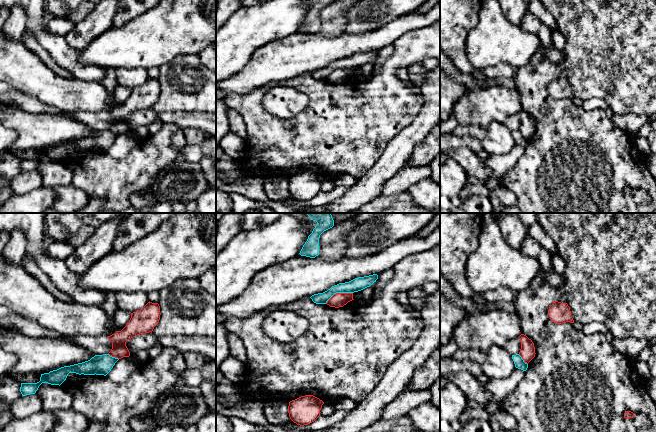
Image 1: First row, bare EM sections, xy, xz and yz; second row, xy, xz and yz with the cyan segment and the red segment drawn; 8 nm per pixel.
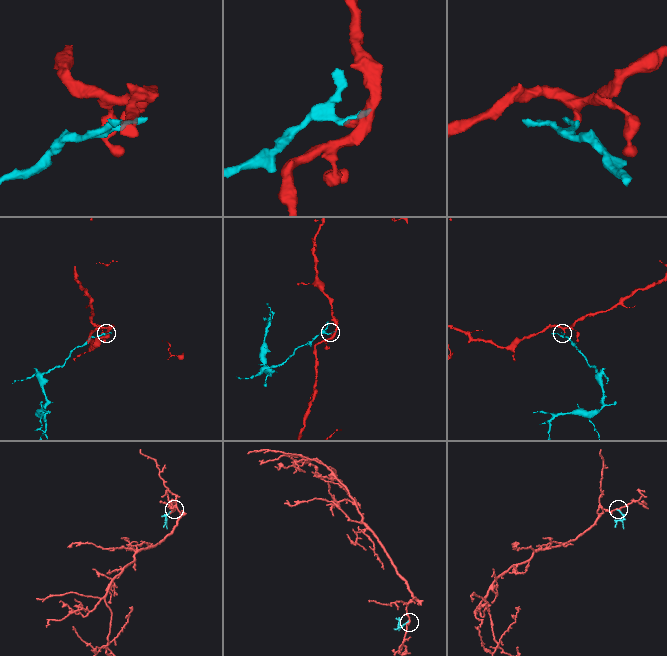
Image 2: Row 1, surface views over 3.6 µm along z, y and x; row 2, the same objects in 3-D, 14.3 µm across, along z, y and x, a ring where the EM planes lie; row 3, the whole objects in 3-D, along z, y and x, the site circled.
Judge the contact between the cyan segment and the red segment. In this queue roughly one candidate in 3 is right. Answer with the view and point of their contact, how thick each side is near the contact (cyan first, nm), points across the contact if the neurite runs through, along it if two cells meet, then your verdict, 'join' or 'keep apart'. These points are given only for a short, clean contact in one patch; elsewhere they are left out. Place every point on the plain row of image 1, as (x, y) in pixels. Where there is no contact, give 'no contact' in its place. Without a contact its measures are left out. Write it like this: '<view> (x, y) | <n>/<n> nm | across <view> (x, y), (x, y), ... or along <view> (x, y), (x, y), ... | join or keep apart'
xz (338, 68) | 110/110 nm | along xz (352, 68), (336, 68), (325, 79) | keep apart

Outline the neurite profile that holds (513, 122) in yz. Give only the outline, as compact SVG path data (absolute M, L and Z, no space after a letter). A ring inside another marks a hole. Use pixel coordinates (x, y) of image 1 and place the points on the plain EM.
M515 114L506 118L503 124L511 131L519 130L521 125L521 118L519 114Z

